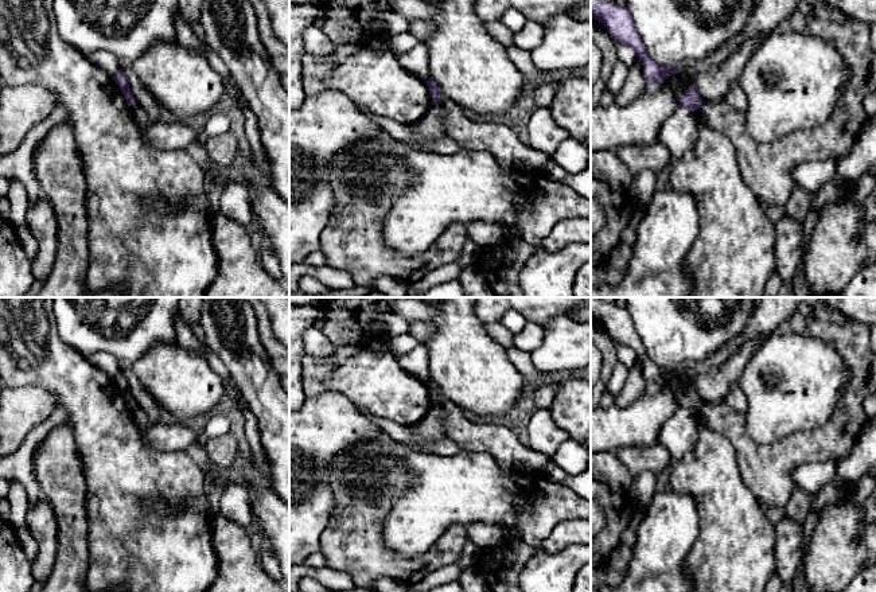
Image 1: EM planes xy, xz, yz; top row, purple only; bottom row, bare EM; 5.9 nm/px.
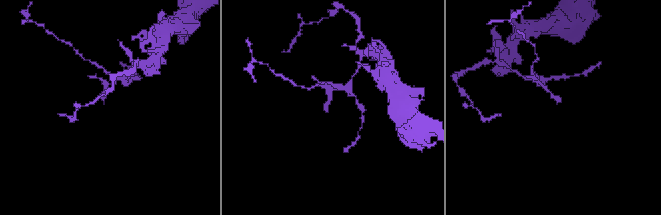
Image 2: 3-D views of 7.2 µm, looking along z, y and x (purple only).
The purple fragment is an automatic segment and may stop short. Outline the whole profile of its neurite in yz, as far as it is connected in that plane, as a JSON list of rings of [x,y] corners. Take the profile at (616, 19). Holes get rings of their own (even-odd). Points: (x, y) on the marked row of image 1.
[[[591,0],[591,17],[601,23],[612,39],[630,46],[635,51],[642,61],[647,86],[662,85],[670,73],[678,74],[681,71],[680,65],[661,67],[649,57],[626,5],[618,5],[607,0]]]

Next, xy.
[[[120,69],[114,75],[113,75],[114,82],[118,85],[120,90],[122,91],[126,102],[129,105],[136,105],[136,100],[129,89],[129,83],[128,79],[122,71],[122,69]]]

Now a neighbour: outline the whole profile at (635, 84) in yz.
[[[636,57],[634,66],[630,69],[630,74],[615,96],[615,104],[619,106],[626,106],[638,98],[643,90],[647,87],[647,82],[643,75],[642,61]]]

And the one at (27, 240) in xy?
[[[26,222],[22,227],[16,230],[16,234],[19,237],[19,241],[24,249],[26,256],[30,261],[32,261],[38,253],[38,242],[34,234],[30,230],[28,223]]]

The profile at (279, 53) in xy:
[[[248,0],[257,17],[258,34],[261,42],[268,51],[273,67],[281,75],[289,75],[289,48],[275,35],[272,20],[262,0]]]

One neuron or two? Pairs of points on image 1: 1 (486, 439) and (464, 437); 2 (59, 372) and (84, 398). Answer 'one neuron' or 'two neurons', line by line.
1: one neuron
2: one neuron

